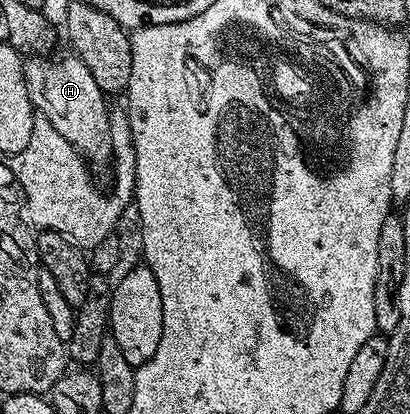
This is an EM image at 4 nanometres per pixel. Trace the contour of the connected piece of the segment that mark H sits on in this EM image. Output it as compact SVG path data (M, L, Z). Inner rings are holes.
M35 54L24 63L23 73L29 90L31 105L38 115L49 118L61 134L70 142L88 165L112 163L113 160L113 124L107 113L108 97L93 82L93 74L89 74L89 66L81 62L74 54L55 56L50 60L47 54Z

